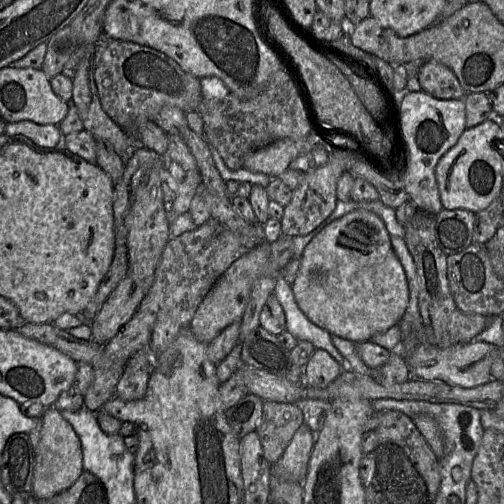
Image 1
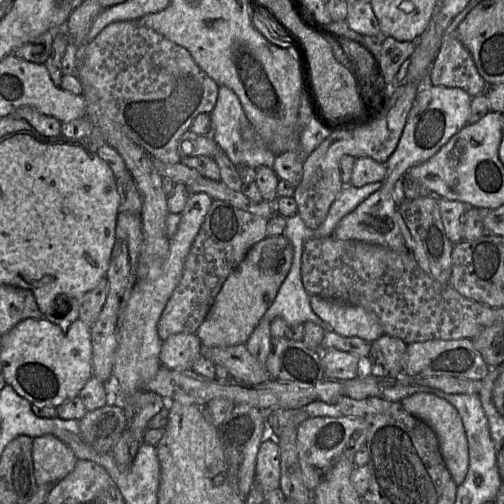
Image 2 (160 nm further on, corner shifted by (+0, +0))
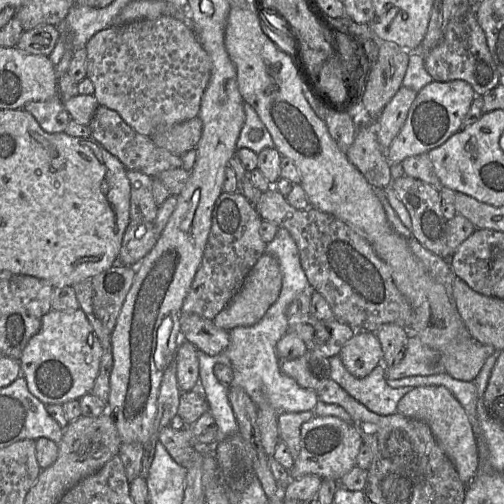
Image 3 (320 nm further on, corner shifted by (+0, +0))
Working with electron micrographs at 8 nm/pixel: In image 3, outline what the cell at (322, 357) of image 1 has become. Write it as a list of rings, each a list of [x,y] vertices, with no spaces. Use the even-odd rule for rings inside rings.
[[[356,331],[338,356],[345,368],[357,378],[366,377],[383,361],[383,351],[376,333],[367,331]]]

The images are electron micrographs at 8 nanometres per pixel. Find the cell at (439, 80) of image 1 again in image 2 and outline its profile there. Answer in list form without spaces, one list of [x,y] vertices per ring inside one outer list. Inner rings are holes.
[[[456,31],[444,37],[429,69],[429,77],[434,86],[458,87],[472,97],[485,94],[488,87]]]

